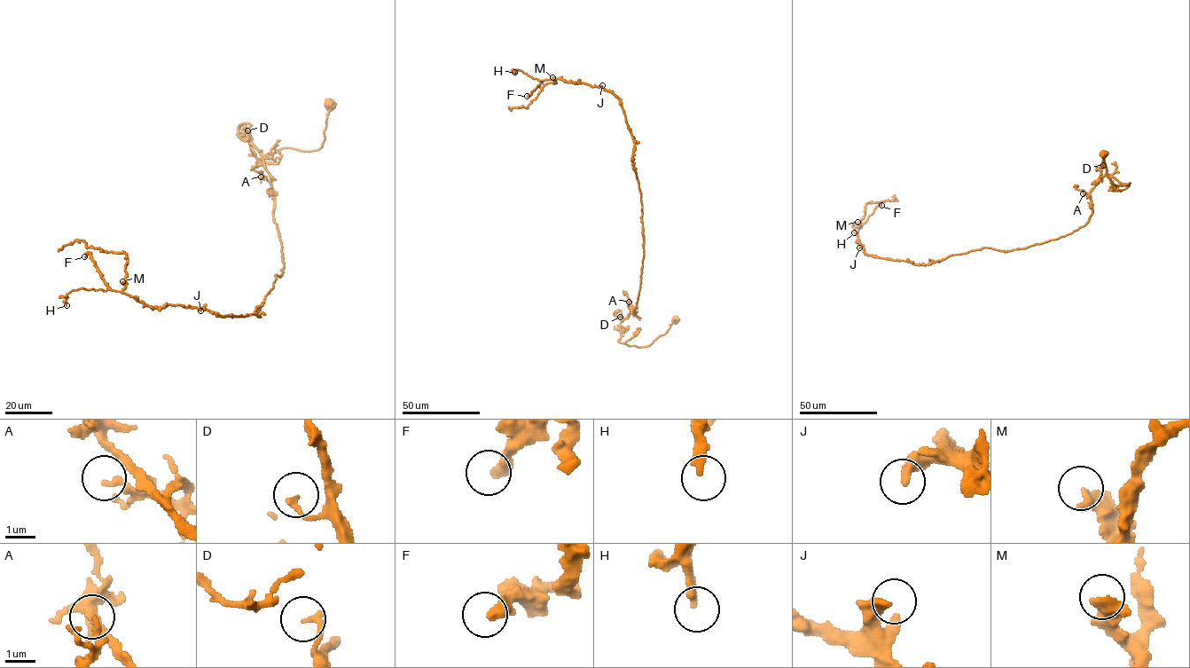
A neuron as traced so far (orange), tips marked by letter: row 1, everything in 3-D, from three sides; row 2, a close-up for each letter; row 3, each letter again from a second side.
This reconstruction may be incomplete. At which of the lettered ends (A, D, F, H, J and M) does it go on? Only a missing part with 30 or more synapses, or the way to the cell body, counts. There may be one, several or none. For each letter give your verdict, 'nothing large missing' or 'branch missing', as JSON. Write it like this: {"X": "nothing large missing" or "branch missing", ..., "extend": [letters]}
{"A": "nothing large missing", "D": "nothing large missing", "F": "nothing large missing", "H": "branch missing", "J": "nothing large missing", "M": "nothing large missing", "extend": ["H"]}

